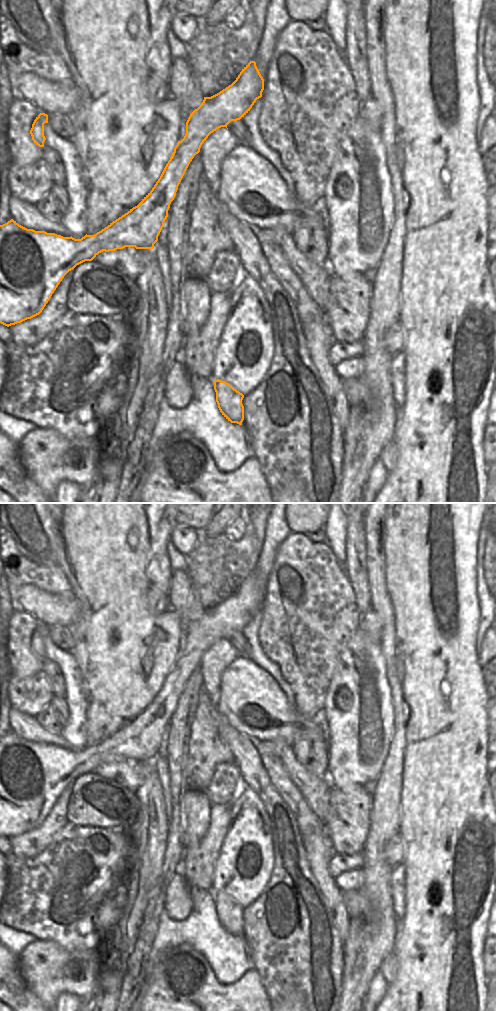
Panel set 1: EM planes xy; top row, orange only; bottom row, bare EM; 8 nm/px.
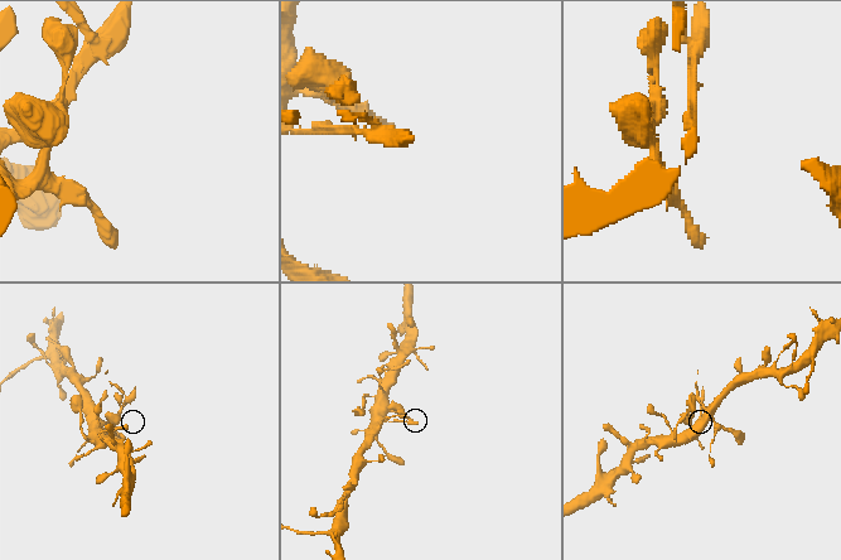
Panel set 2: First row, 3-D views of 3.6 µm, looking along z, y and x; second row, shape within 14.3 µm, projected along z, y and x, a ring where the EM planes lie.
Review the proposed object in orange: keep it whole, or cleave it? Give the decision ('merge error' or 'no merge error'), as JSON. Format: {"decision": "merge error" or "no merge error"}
{"decision": "merge error"}

